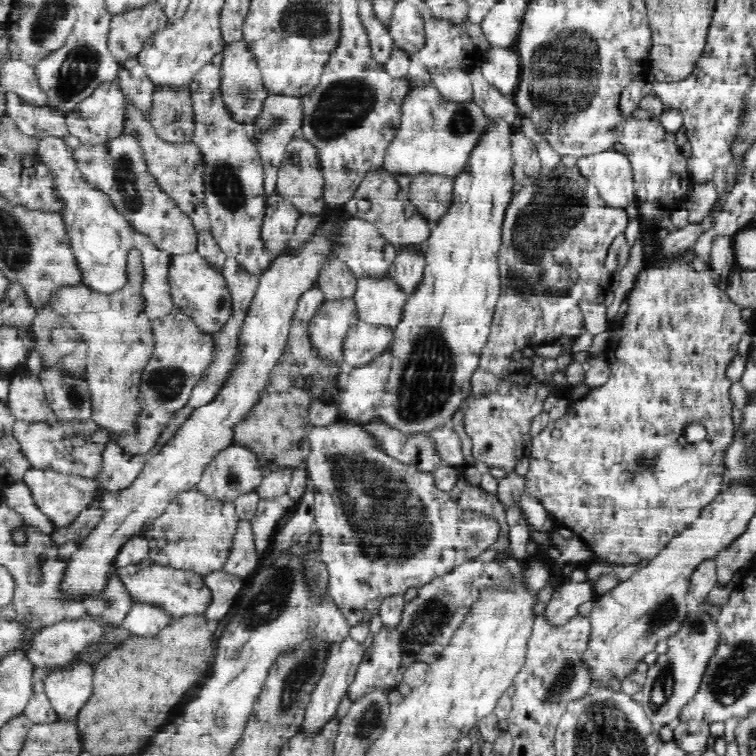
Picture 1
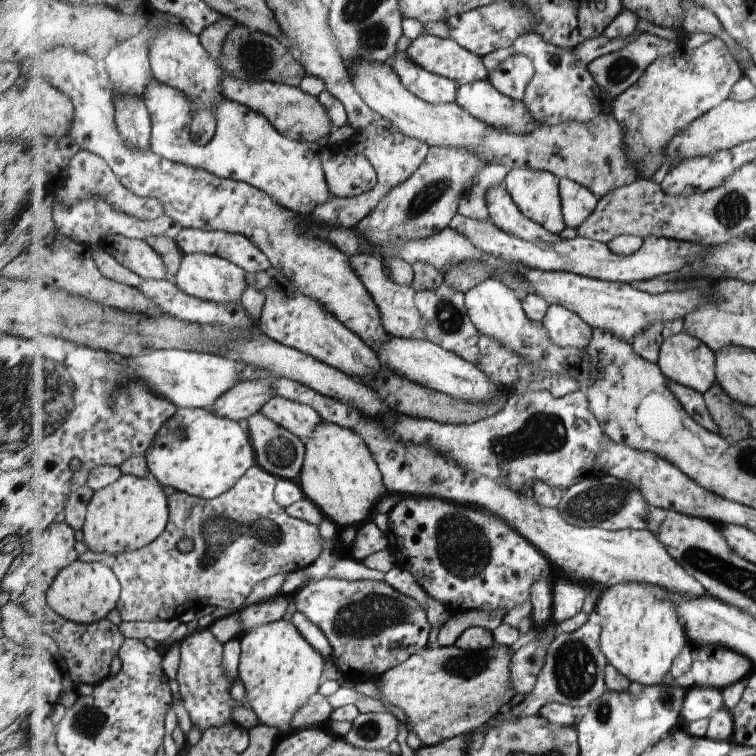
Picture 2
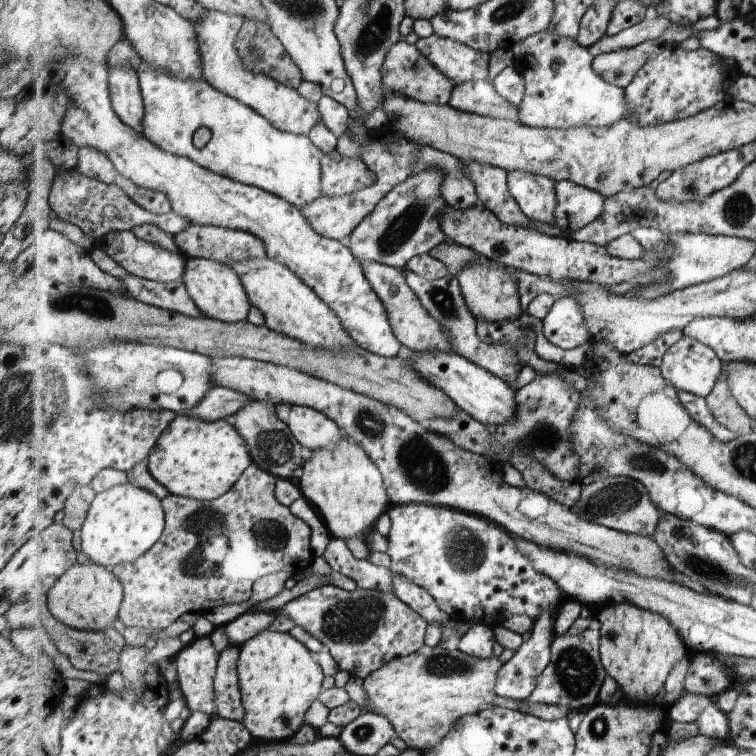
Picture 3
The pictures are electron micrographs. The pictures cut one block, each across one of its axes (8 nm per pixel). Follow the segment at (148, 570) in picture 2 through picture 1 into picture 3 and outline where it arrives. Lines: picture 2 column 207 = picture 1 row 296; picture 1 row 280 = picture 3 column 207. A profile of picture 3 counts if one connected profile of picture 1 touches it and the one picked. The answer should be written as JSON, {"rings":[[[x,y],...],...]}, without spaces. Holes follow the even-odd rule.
{"rings":[[[253,462],[233,488],[215,500],[202,501],[173,493],[166,496],[162,500],[166,527],[159,542],[136,561],[117,565],[112,570],[124,584],[121,622],[126,627],[157,632],[169,628],[189,612],[205,614],[213,608],[249,600],[253,584],[261,577],[280,572],[288,572],[294,579],[304,576],[315,558],[312,528],[275,496],[278,479]]]}

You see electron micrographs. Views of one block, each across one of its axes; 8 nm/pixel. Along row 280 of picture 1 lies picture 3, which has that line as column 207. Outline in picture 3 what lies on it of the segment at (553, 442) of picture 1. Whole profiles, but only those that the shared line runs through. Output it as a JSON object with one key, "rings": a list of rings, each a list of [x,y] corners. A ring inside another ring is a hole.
{"rings":[[[198,637],[175,658],[177,680],[186,704],[191,712],[203,711],[217,716],[216,689],[214,680],[220,652],[211,637]]]}

